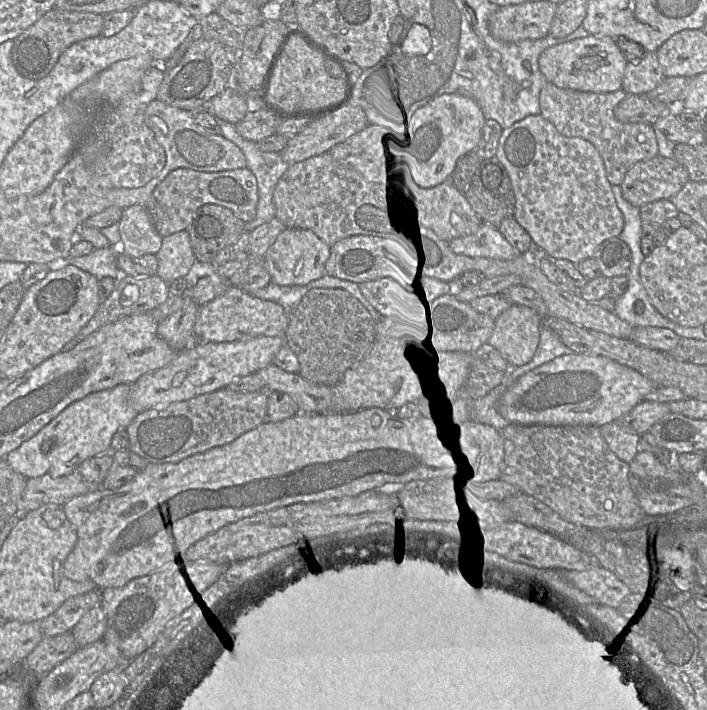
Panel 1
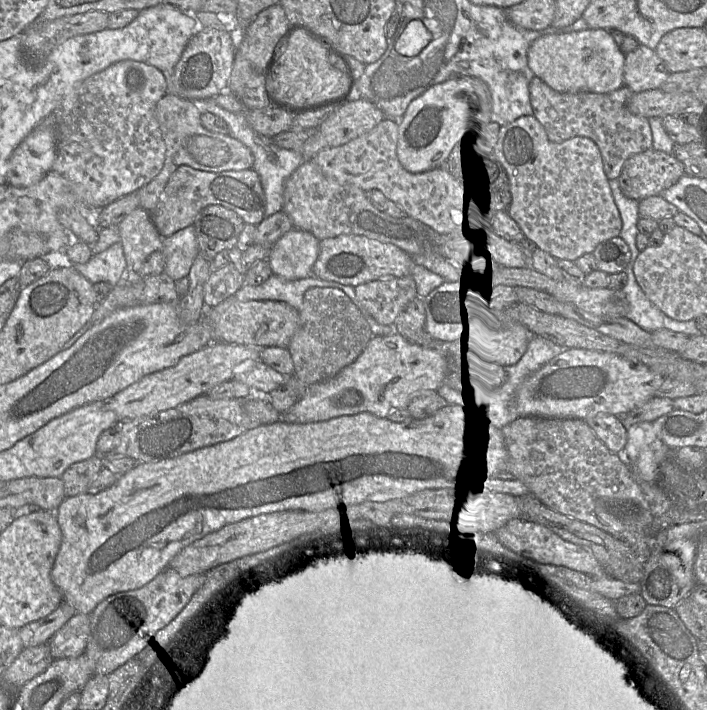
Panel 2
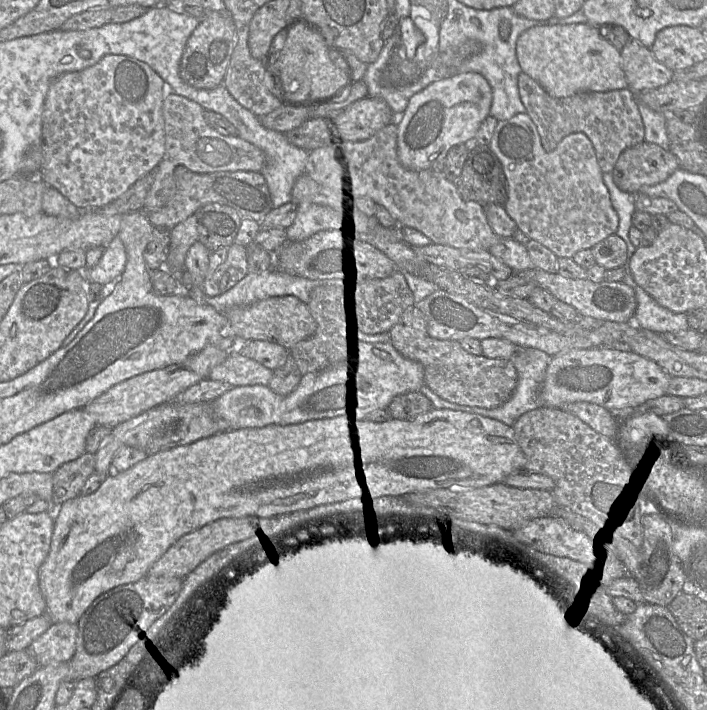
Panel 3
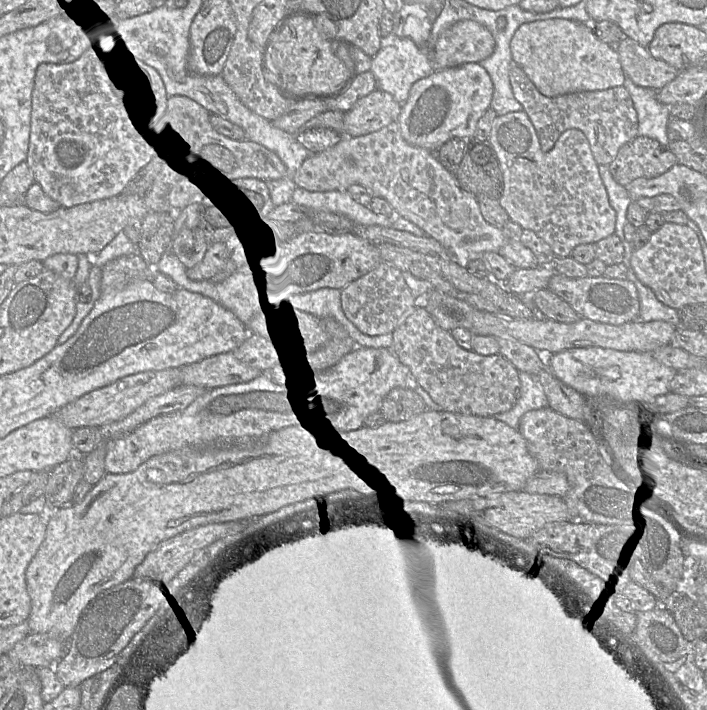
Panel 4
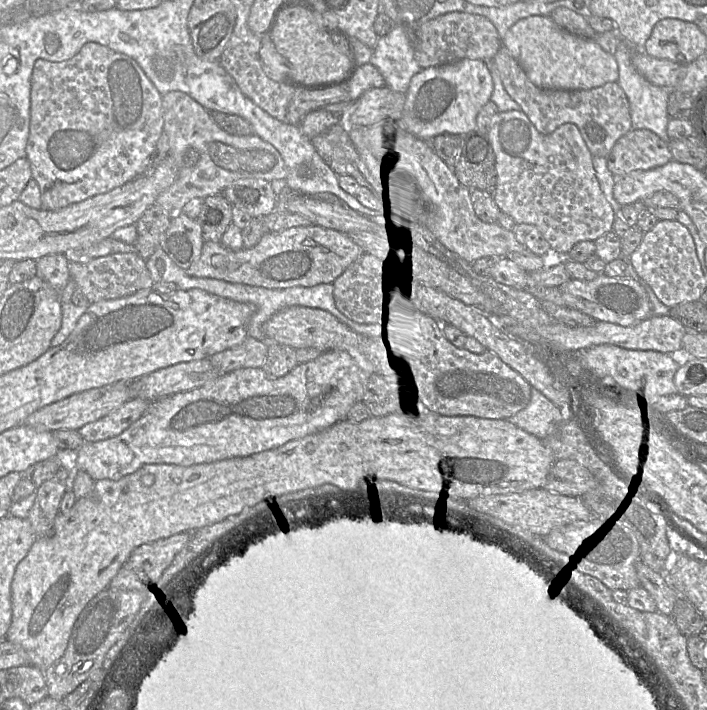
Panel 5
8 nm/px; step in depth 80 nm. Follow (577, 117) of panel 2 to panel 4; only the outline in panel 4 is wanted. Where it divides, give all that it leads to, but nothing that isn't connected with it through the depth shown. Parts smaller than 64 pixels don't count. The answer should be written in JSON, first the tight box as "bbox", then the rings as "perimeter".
{"bbox":[510,62,638,166],"perimeter":[[[515,62],[510,68],[510,83],[515,98],[521,103],[523,110],[536,129],[544,152],[548,152],[554,147],[564,131],[576,128],[587,137],[598,166],[609,165],[619,149],[638,136],[637,112],[632,98],[624,86],[547,97],[537,89],[525,71]]]}

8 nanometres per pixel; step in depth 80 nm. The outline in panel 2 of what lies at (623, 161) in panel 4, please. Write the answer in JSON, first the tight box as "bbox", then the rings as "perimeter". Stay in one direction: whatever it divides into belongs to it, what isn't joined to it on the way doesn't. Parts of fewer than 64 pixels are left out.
{"bbox":[618,148,684,201],"perimeter":[[[651,148],[625,161],[618,182],[626,197],[640,201],[661,195],[684,174],[684,165],[673,154]]]}

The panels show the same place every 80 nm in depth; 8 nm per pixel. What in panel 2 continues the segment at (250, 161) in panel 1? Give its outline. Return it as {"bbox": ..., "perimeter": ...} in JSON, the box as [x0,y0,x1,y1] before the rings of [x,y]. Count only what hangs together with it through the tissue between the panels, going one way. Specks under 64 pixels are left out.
{"bbox":[193,98,305,217],"perimeter":[[[214,98],[193,101],[201,111],[208,111],[223,119],[229,128],[229,136],[237,139],[250,149],[254,157],[252,169],[259,175],[265,195],[264,217],[269,217],[282,210],[283,191],[287,178],[305,161],[300,152],[277,147],[272,137],[261,136],[248,124],[246,113],[233,113],[220,107]]]}

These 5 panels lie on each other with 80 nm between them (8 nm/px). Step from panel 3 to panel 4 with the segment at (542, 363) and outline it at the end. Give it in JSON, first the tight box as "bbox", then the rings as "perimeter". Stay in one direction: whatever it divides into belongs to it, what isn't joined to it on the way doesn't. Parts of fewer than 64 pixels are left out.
{"bbox":[496,372,548,429],"perimeter":[[[519,372],[521,384],[520,396],[515,405],[508,411],[496,414],[496,419],[518,429],[521,417],[528,411],[548,407],[548,400],[543,386],[536,376]]]}

